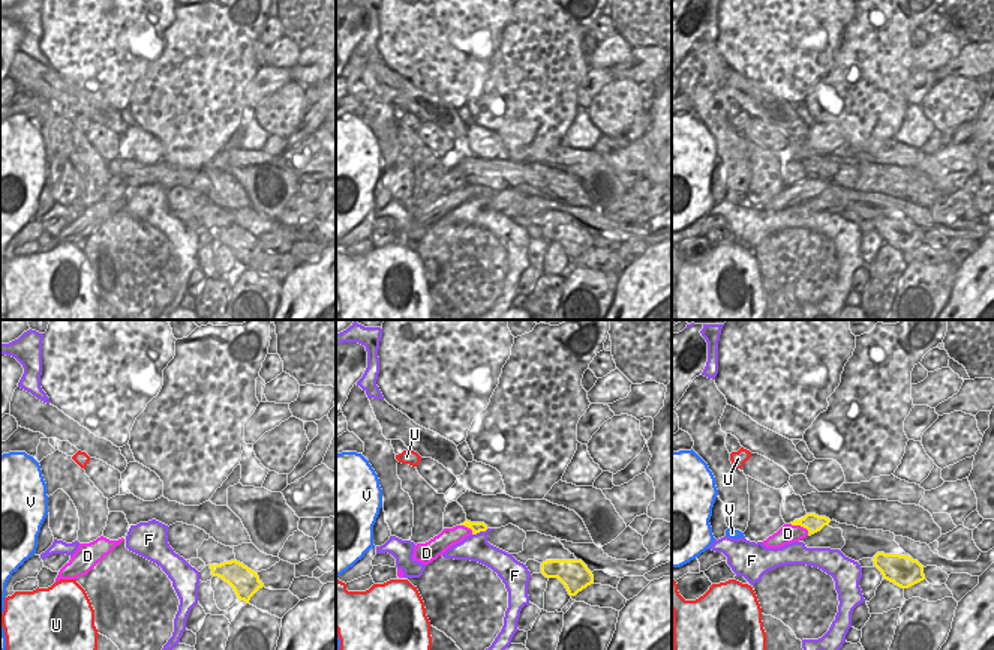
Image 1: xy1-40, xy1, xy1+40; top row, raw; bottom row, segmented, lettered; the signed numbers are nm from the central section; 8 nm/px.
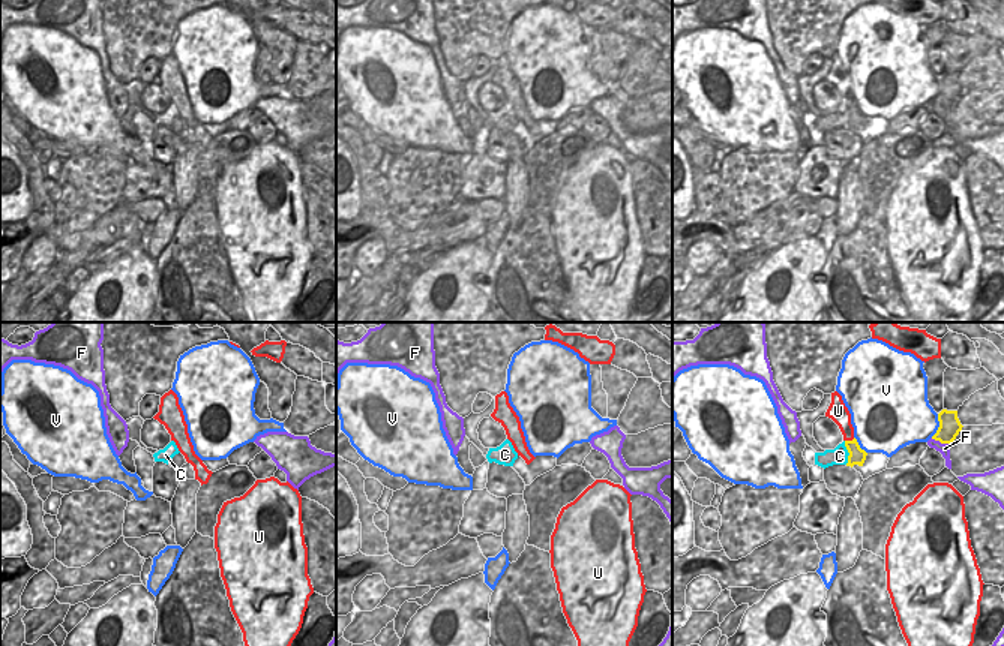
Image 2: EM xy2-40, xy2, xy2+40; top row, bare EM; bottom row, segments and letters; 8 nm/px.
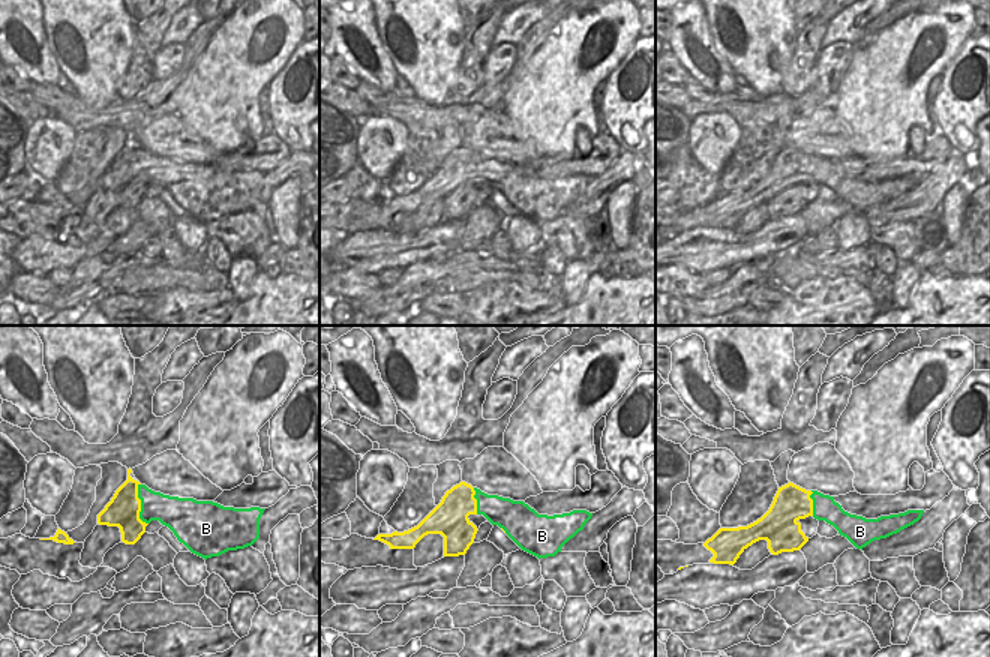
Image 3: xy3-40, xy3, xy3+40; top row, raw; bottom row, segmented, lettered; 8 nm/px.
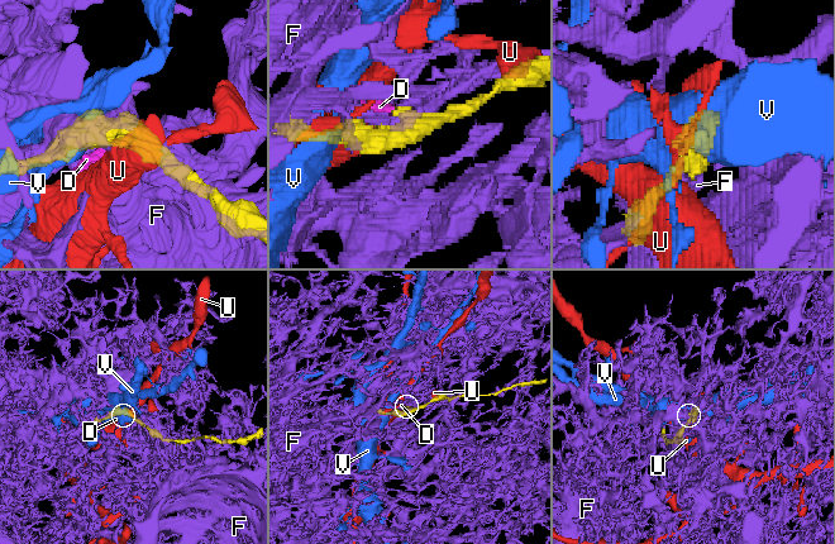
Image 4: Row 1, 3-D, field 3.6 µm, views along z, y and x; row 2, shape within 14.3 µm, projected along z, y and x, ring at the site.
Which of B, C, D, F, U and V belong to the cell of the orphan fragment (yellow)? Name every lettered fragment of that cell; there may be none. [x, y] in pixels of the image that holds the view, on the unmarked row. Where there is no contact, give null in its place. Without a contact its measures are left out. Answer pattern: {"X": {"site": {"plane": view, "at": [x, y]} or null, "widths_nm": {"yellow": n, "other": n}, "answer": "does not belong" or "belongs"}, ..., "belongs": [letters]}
{"B": {"site": {"plane": "xy3-40", "at": [140, 168]}, "widths_nm": {"yellow": 260, "other": 240}, "answer": "does not belong"}, "C": {"site": {"plane": "xy2+40", "at": [848, 116]}, "widths_nm": {"yellow": 140, "other": 140}, "answer": "belongs"}, "D": {"site": {"plane": "xy1+40", "at": [801, 189]}, "widths_nm": {"yellow": 150, "other": 150}, "answer": "does not belong"}, "F": {"site": {"plane": "xy2+40", "at": [941, 107]}, "widths_nm": {"yellow": 170, "other": 100}, "answer": "does not belong"}, "U": {"site": {"plane": "xy2+40", "at": [850, 105]}, "widths_nm": {"yellow": 140, "other": 150}, "answer": "does not belong"}, "V": {"site": {"plane": "xy2+40", "at": [940, 90]}, "widths_nm": {"yellow": 170, "other": 400}, "answer": "does not belong"}, "belongs": ["C"]}

